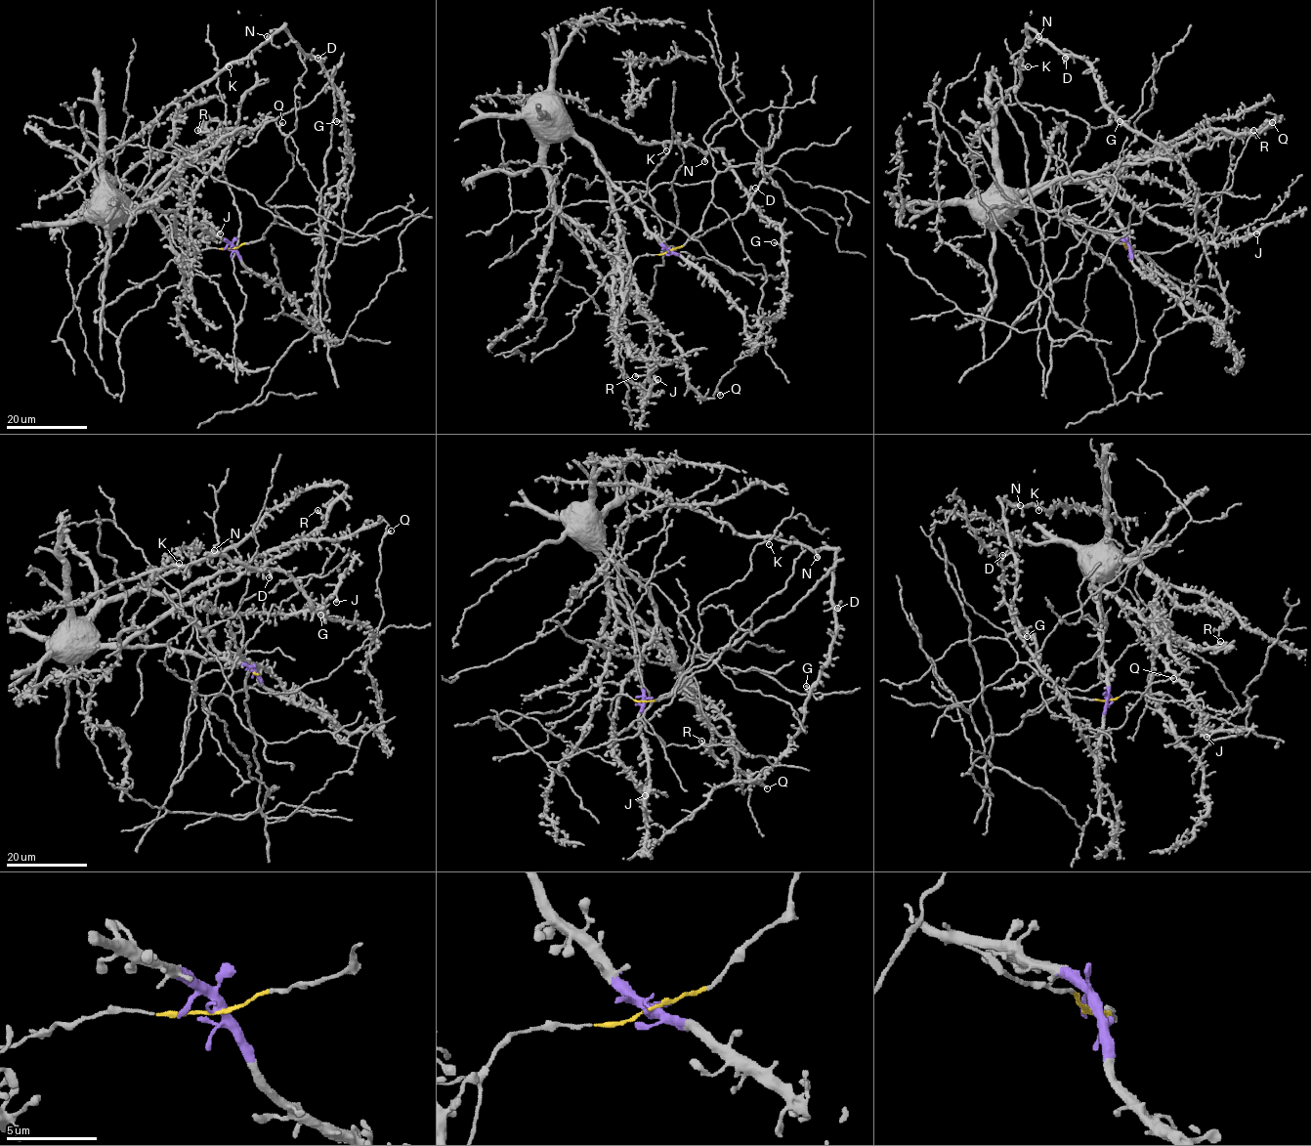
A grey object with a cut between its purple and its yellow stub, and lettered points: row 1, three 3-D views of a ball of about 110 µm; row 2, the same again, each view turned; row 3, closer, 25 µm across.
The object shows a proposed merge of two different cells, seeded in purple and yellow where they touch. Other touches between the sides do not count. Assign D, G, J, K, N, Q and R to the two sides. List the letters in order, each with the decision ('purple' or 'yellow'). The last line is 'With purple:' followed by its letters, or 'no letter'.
D: yellow
G: yellow
J: purple
K: yellow
N: yellow
Q: yellow
R: purple
With purple: J, R

